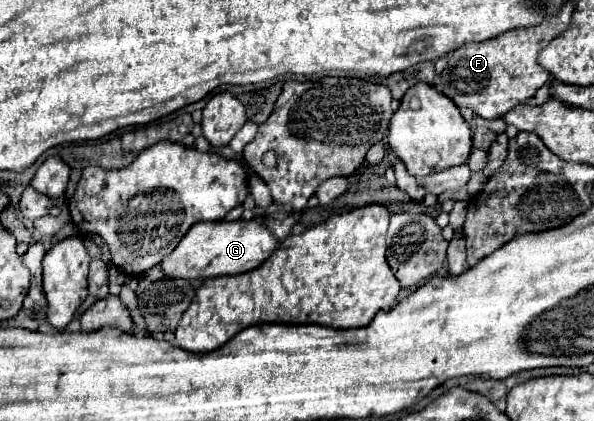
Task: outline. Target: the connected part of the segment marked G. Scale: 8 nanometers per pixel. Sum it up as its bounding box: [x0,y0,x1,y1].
[159,221,279,279]

